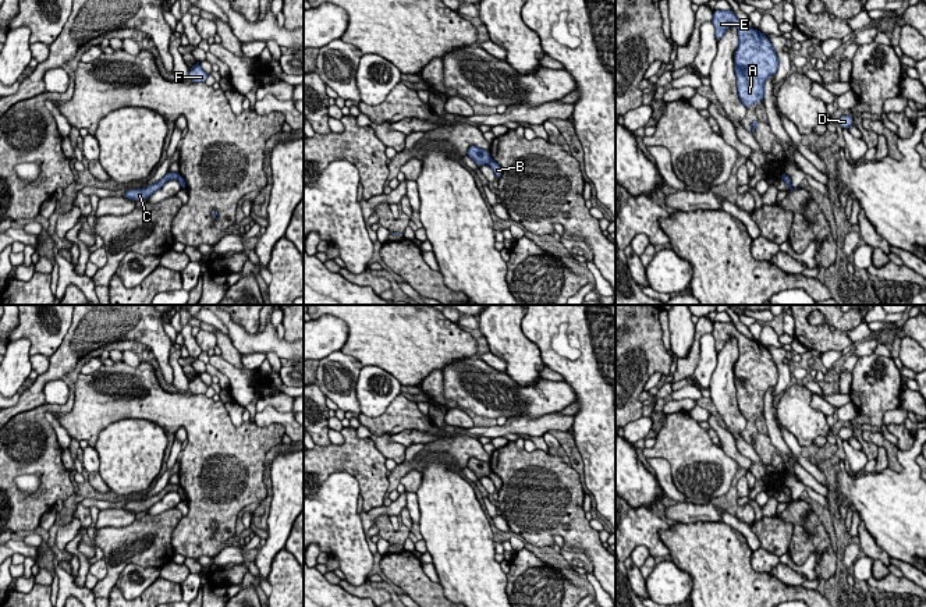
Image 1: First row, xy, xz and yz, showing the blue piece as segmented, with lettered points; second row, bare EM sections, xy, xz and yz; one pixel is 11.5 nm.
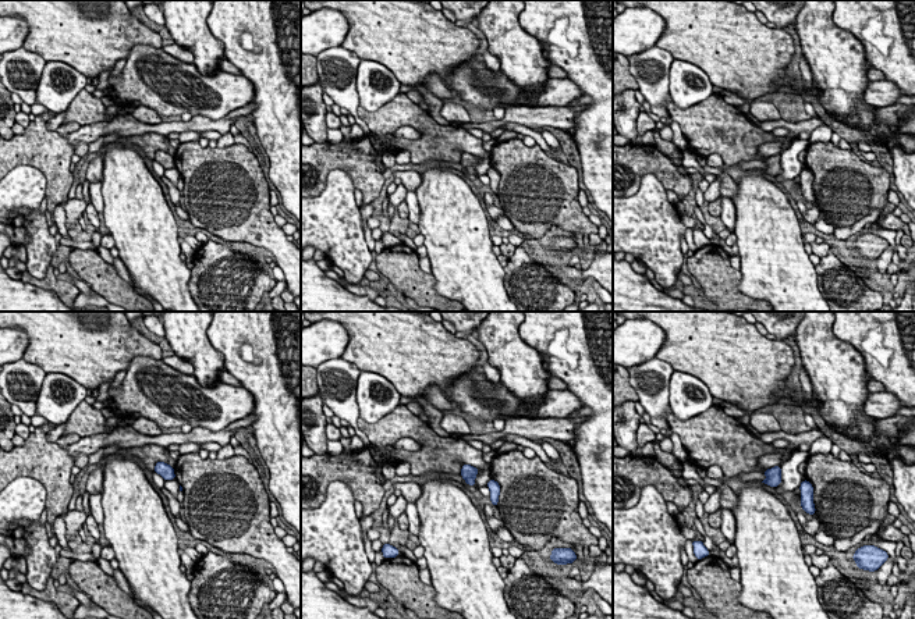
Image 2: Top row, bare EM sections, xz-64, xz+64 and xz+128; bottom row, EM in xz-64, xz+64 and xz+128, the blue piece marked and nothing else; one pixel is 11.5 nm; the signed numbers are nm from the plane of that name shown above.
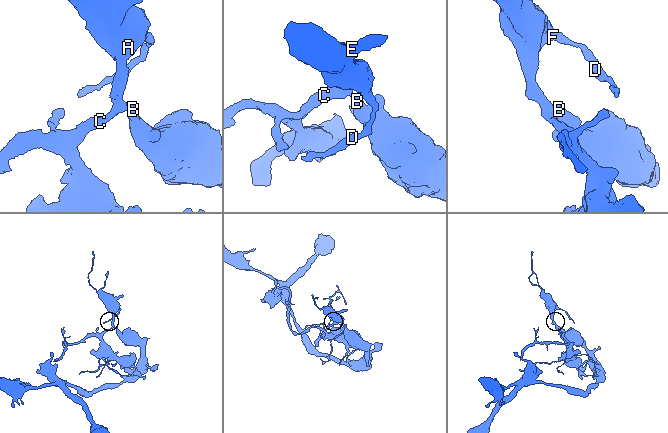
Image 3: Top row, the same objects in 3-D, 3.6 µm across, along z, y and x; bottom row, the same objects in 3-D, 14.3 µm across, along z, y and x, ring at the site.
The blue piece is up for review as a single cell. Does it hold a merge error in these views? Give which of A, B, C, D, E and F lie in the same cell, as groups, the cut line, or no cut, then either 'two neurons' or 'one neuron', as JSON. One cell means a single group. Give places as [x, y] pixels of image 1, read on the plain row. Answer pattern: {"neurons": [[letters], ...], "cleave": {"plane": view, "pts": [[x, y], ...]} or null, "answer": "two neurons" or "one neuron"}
{"neurons": [["A", "C", "D", "E", "F"], ["B"]], "cleave": {"plane": "xz", "pts": [[492, 472], [488, 475]]}, "answer": "two neurons"}

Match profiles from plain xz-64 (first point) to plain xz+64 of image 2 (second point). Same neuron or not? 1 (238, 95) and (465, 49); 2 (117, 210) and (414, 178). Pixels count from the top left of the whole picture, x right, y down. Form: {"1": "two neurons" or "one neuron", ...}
{"1": "two neurons", "2": "two neurons"}

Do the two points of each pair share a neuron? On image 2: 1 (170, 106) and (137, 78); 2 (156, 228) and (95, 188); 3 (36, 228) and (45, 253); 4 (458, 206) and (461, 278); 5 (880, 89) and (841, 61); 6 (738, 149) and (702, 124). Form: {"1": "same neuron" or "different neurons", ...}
{"1": "same neuron", "2": "different neurons", "3": "same neuron", "4": "same neuron", "5": "different neurons", "6": "same neuron"}

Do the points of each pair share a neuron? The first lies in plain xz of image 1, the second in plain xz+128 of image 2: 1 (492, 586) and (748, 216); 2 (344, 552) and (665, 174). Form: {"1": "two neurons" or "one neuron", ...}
{"1": "one neuron", "2": "two neurons"}

